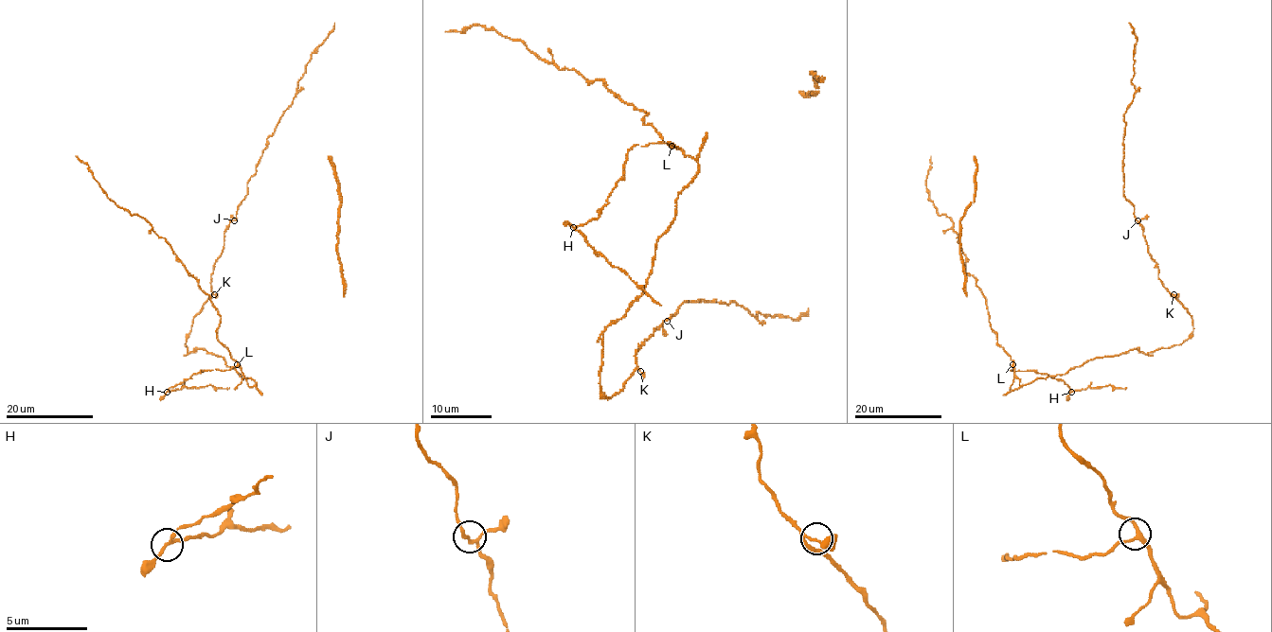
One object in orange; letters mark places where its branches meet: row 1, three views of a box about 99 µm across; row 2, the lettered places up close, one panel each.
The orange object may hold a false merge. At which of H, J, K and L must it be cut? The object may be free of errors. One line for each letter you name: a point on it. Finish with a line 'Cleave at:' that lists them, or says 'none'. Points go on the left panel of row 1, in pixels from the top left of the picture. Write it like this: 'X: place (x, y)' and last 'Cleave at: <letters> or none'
H: place (167, 392)
Cleave at: H

